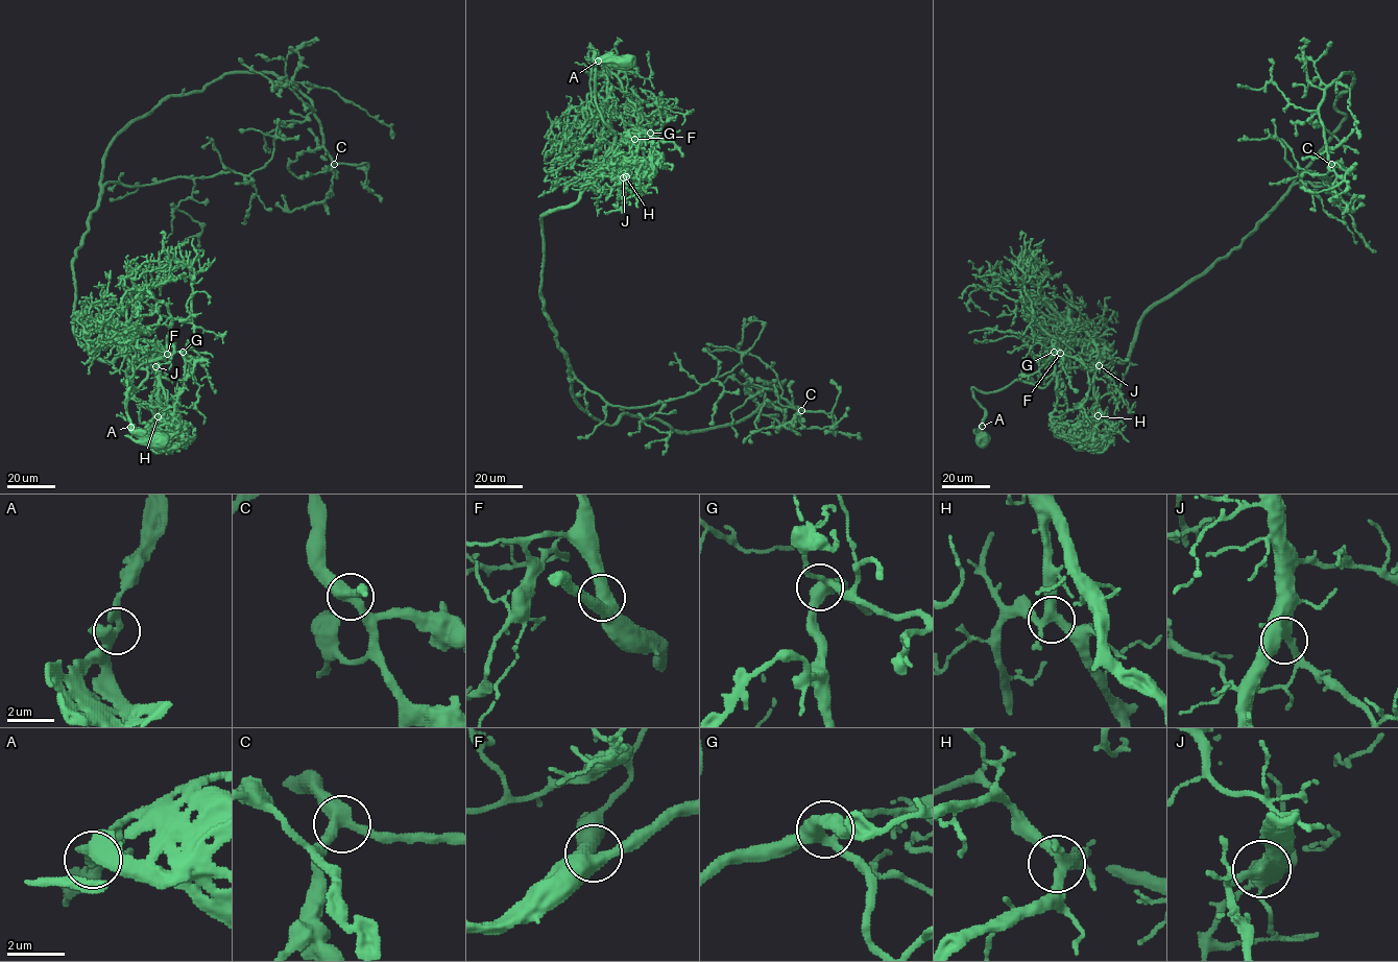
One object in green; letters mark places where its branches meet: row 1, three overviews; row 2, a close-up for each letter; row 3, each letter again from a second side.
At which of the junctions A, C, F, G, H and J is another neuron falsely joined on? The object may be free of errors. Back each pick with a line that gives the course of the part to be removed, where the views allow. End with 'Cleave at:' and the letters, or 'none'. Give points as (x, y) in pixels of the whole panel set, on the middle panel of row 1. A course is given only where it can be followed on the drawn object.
Cleave at: none

